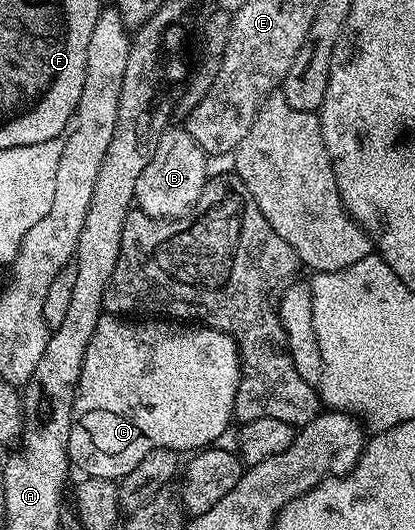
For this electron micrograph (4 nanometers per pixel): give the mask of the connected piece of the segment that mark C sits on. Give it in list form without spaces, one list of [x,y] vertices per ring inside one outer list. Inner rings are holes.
[[[104,315],[100,317],[99,322],[97,323],[97,331],[93,331],[93,339],[89,339],[89,347],[85,351],[85,363],[81,367],[81,379],[79,380],[77,391],[75,392],[75,406],[71,412],[71,430],[69,431],[69,443],[67,444],[67,453],[70,464],[74,466],[74,468],[76,465],[81,471],[80,474],[89,477],[104,477],[106,481],[115,481],[116,479],[122,479],[129,476],[137,467],[137,463],[141,463],[141,459],[145,459],[145,455],[149,455],[149,451],[153,451],[154,449],[173,449],[176,453],[183,455],[186,454],[186,449],[191,449],[190,451],[202,451],[208,447],[214,446],[216,442],[218,442],[215,440],[226,431],[227,424],[232,424],[240,372],[239,348],[235,346],[235,340],[227,333],[211,329],[207,325],[200,325],[198,323],[172,323],[167,319],[124,319],[119,315]]]

